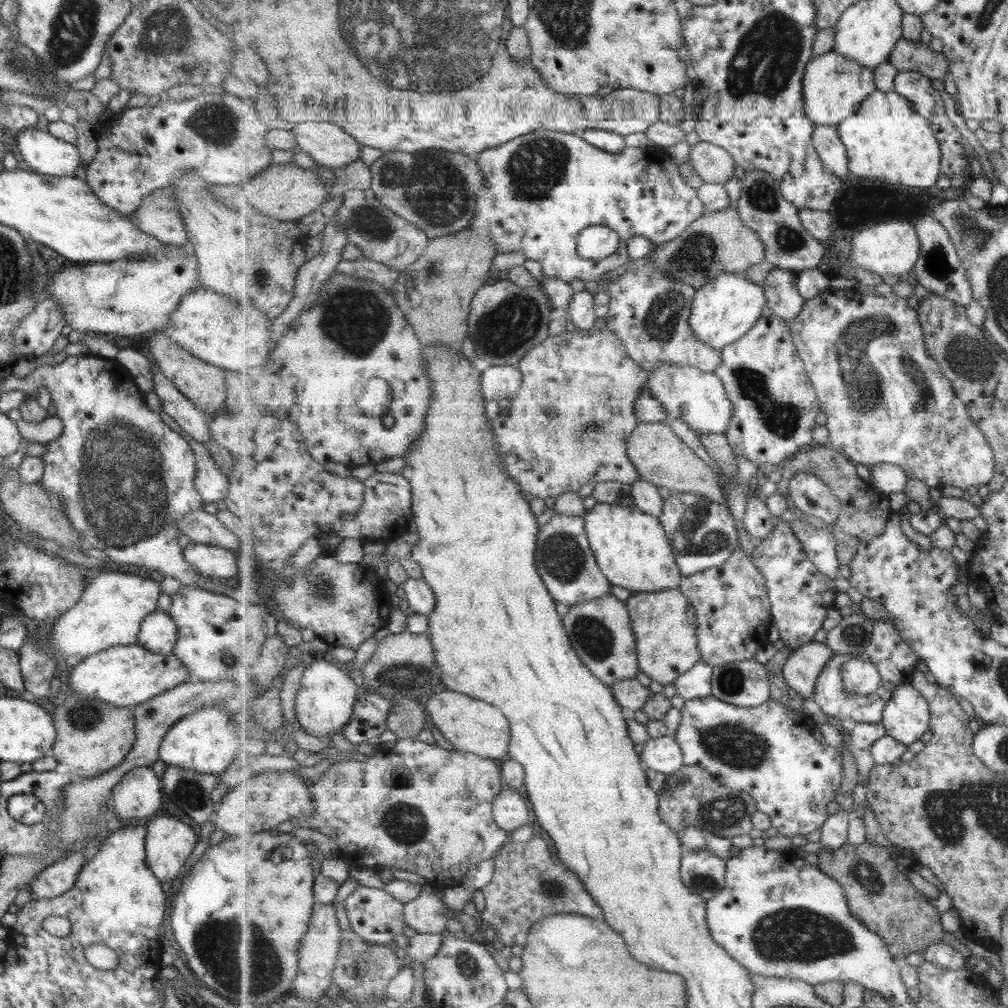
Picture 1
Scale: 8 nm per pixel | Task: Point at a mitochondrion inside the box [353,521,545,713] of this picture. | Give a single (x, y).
(408, 676)

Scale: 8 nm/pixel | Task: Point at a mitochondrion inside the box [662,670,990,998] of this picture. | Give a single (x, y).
(797, 936)

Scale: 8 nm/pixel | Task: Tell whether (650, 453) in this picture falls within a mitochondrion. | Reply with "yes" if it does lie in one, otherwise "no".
no

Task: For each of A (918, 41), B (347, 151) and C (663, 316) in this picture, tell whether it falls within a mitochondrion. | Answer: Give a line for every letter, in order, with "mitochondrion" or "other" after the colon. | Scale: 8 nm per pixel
A: other
B: other
C: mitochondrion

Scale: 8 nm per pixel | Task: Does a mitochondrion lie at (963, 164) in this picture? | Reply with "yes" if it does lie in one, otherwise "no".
no

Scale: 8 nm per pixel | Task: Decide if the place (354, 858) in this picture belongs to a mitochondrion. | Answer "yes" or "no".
no

